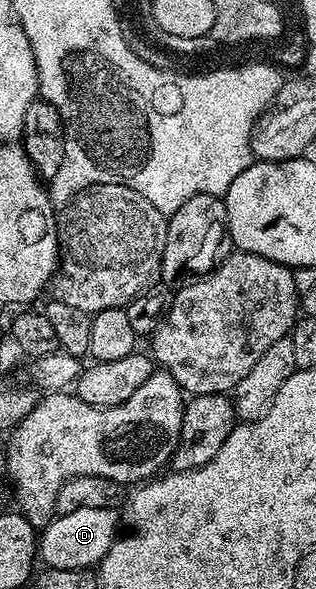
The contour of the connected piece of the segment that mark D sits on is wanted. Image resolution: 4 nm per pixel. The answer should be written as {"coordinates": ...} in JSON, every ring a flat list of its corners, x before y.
{"coordinates":[[76,509,73,513,55,515,38,536,37,555,52,571,91,569,109,553,120,531,121,515,115,509]]}

